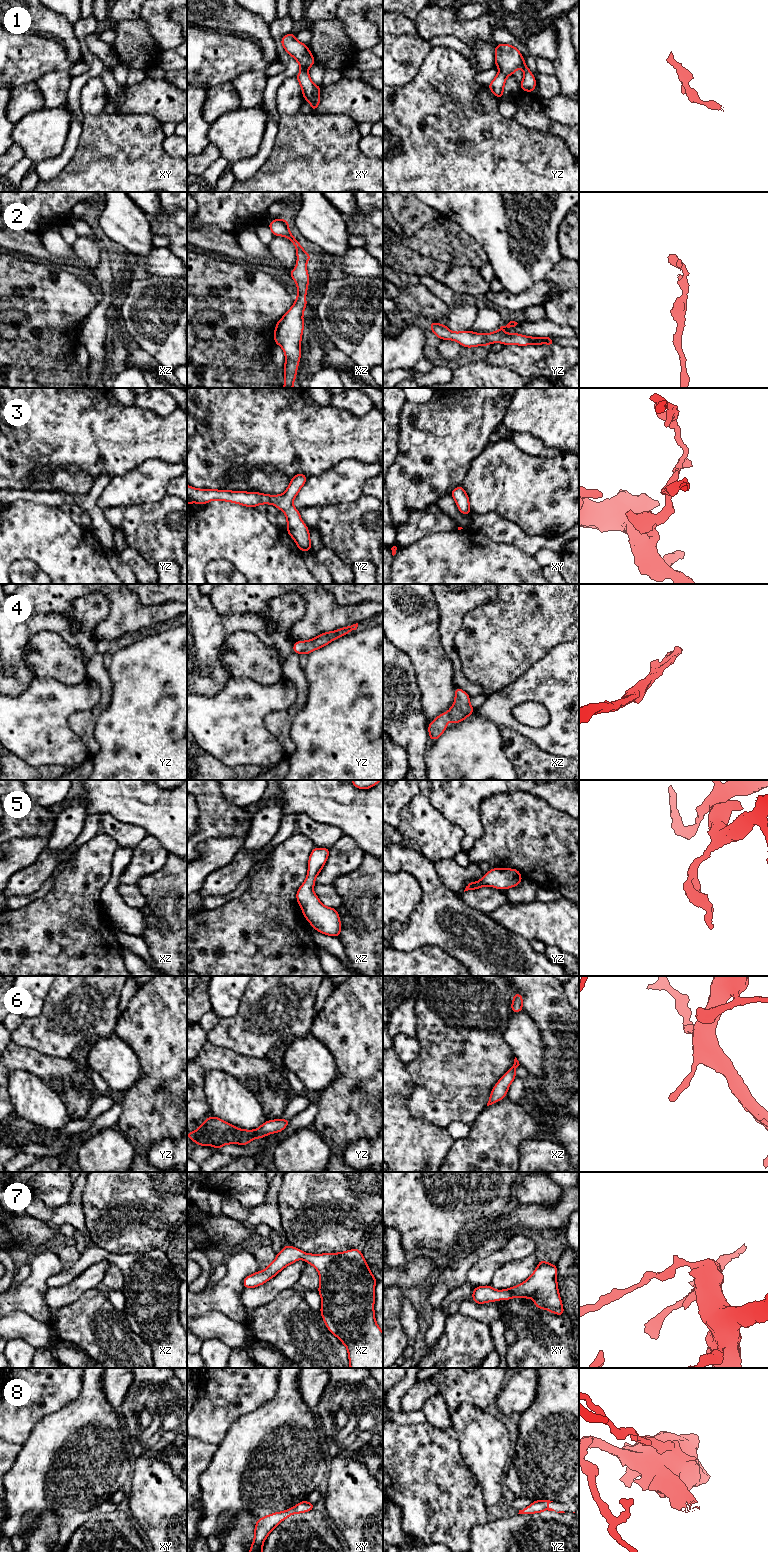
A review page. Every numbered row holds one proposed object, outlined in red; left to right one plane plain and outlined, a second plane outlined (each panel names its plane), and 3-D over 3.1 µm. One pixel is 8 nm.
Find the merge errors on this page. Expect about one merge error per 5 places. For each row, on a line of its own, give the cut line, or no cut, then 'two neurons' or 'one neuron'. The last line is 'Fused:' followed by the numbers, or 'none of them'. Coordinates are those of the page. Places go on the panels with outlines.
1: no cut | one neuron
2: no cut | one neuron
3: no cut | one neuron
4: no cut | one neuron
5: no cut | one neuron
6: no cut | one neuron
7: no cut | one neuron
8: no cut | one neuron
Fused: none of them

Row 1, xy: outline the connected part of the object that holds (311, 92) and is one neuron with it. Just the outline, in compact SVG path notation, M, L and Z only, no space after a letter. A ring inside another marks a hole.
M294 33L287 34L282 37L281 44L285 51L295 58L301 68L301 71L296 76L302 88L302 94L305 100L311 104L311 109L314 112L320 103L321 86L316 86L309 74L308 69L314 64L315 59L309 51L308 46L299 42Z

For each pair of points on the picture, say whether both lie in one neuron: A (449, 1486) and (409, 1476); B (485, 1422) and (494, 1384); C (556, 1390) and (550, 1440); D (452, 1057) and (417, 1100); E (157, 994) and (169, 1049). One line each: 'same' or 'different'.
A: same
B: different
C: same
D: same
E: same

